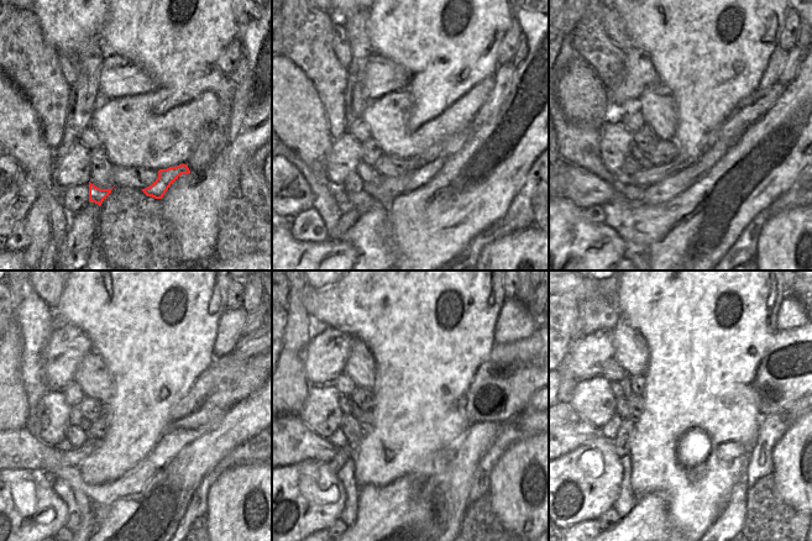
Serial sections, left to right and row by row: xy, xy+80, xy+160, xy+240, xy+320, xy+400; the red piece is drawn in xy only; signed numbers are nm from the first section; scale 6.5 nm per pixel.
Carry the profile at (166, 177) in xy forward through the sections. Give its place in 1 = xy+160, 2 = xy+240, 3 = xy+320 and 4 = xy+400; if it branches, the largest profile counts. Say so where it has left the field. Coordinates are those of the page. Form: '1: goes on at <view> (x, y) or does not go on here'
1: goes on at xy+160 (669, 188)
2: goes on at xy+240 (226, 382)
3: goes on at xy+320 (503, 384)
4: goes on at xy+400 (799, 362)

